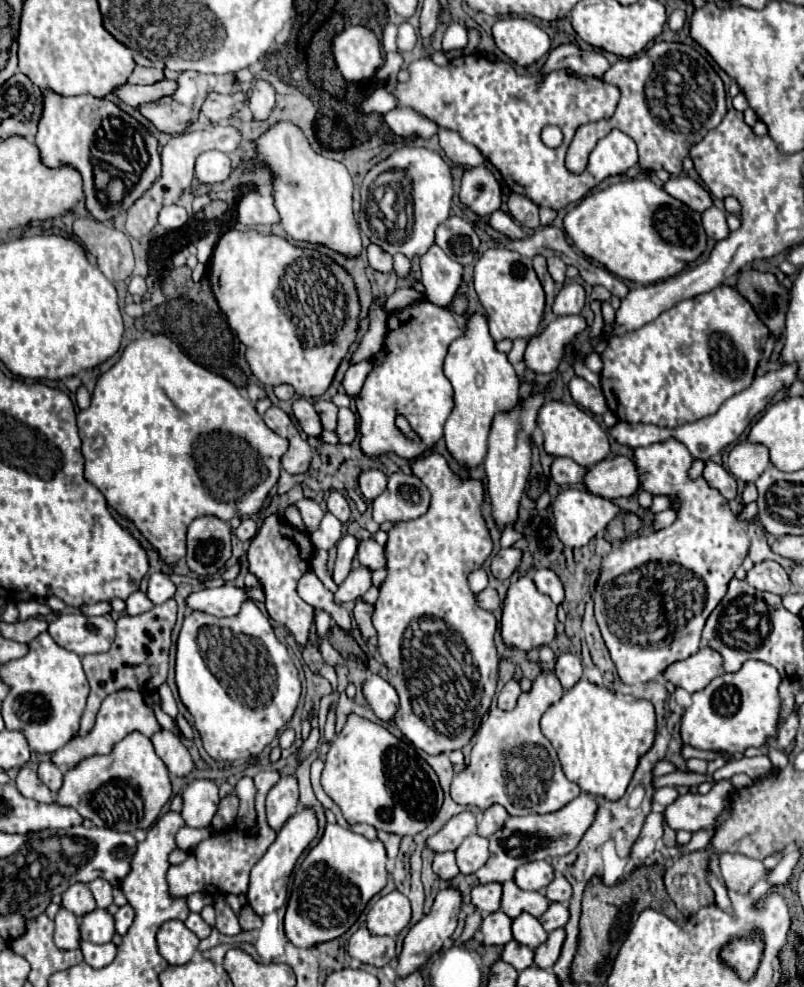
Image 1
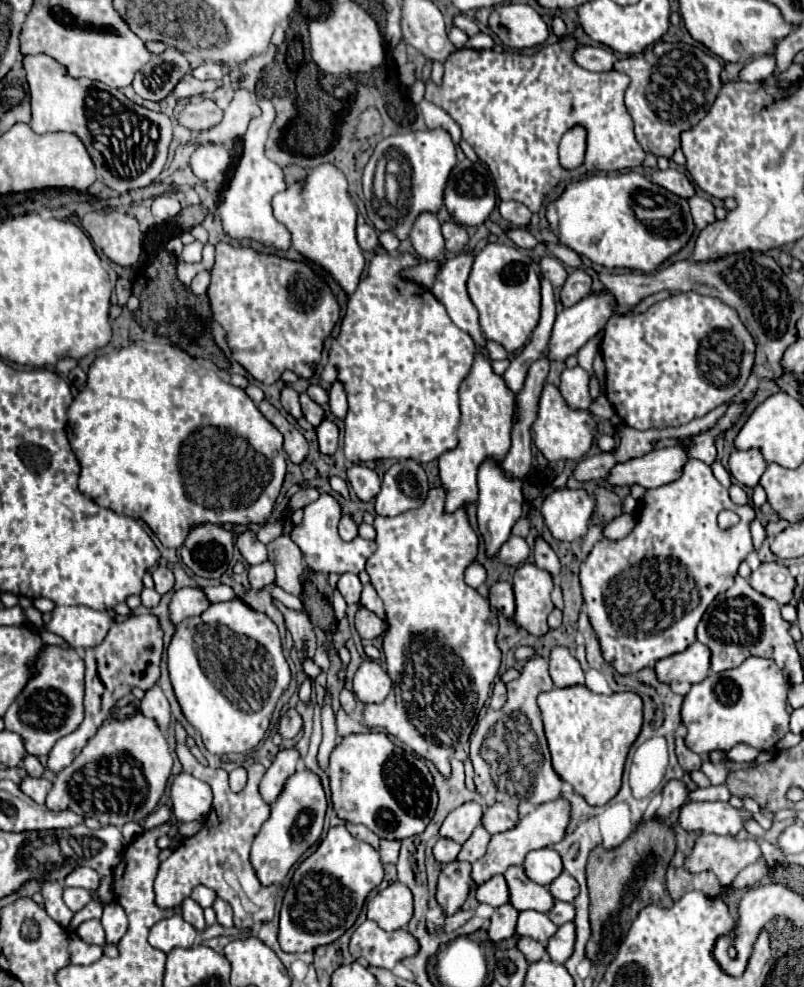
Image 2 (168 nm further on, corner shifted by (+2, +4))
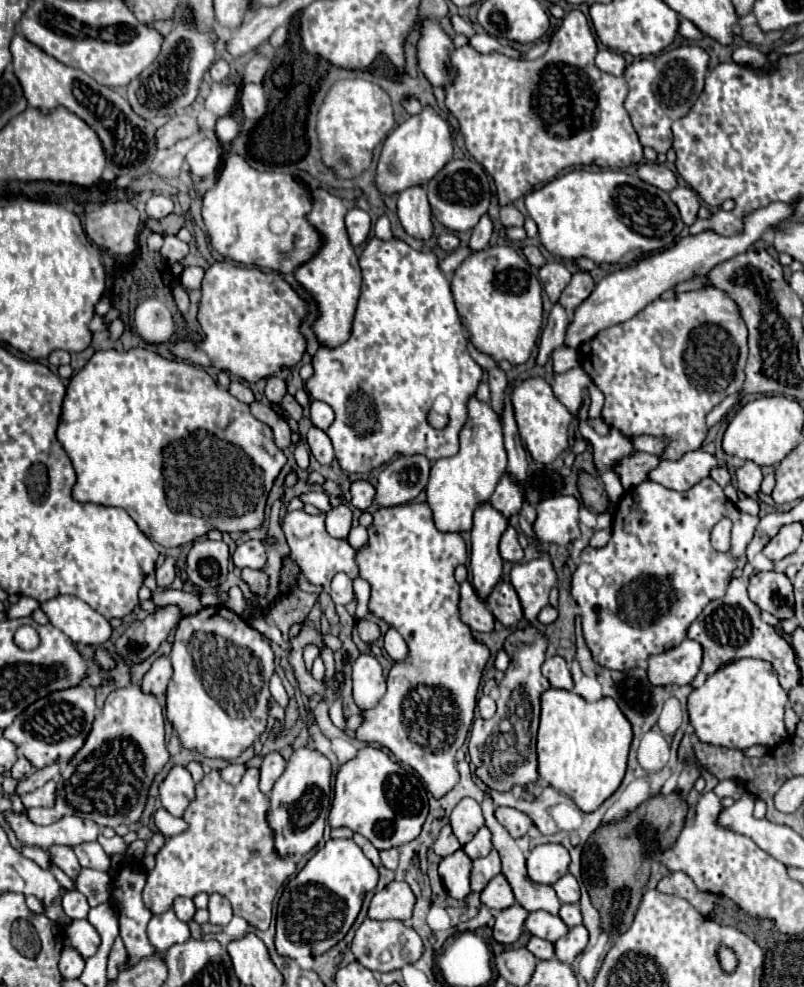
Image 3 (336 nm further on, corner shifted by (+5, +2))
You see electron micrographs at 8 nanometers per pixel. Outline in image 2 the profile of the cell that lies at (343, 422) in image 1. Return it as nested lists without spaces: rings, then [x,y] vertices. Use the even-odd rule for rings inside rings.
[[[323,420],[323,424],[319,424],[315,428],[315,432],[317,432],[317,440],[319,440],[319,450],[329,456],[335,454],[337,442],[339,442],[339,428],[331,420]]]

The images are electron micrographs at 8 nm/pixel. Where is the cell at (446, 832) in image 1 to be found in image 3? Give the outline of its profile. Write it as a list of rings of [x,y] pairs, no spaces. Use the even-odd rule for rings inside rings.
[[[464,798],[458,802],[458,806],[450,814],[450,826],[454,830],[454,836],[464,846],[472,840],[476,830],[484,826],[484,816],[480,810],[480,804],[472,798]]]

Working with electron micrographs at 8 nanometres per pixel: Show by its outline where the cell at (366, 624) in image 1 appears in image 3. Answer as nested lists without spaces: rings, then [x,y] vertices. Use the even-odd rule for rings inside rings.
[[[362,618],[362,620],[356,624],[356,628],[358,628],[360,638],[362,638],[366,644],[376,642],[376,640],[380,638],[380,634],[382,634],[380,626],[378,626],[378,624],[376,624],[372,618]]]

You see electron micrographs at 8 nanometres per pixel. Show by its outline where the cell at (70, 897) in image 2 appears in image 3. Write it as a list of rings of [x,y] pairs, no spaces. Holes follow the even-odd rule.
[[[72,890],[72,892],[66,892],[64,898],[62,898],[62,908],[64,908],[64,914],[68,918],[86,918],[88,916],[88,902],[84,898],[84,894],[80,894],[78,890]]]

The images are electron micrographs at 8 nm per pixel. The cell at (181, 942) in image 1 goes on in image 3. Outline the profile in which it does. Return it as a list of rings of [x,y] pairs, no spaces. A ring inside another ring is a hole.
[[[172,910],[154,914],[148,924],[148,940],[156,950],[166,952],[170,946],[190,940],[190,928],[186,922],[180,922]]]

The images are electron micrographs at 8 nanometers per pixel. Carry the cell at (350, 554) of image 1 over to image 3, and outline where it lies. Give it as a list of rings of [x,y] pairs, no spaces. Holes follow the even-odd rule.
[[[340,504],[338,508],[332,508],[326,514],[326,530],[334,538],[348,538],[348,532],[352,528],[352,512],[346,504]]]

